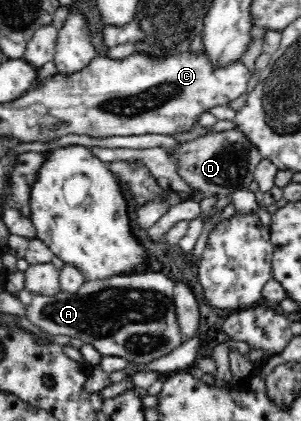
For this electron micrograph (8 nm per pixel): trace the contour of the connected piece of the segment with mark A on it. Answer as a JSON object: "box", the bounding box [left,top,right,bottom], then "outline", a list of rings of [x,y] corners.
{"box":[17,273,185,364],"outline":[[[136,273],[112,276],[105,280],[90,280],[77,293],[61,291],[50,297],[22,289],[18,291],[17,298],[26,308],[26,318],[40,329],[52,335],[79,337],[84,343],[90,343],[103,357],[122,357],[135,364],[148,364],[167,355],[185,340],[177,322],[174,287],[174,281],[162,273]]]}

